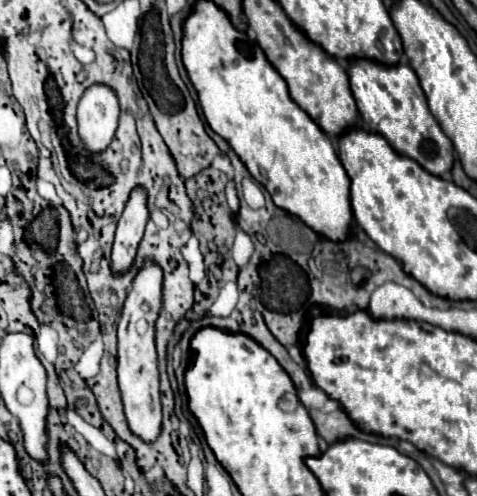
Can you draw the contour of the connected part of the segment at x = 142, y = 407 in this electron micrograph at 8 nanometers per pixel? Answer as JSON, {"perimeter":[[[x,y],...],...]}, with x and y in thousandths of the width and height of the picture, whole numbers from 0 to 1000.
{"perimeter":[[[302,524],[298,540],[277,565],[277,581],[260,605],[247,649],[247,774],[256,790],[260,831],[273,867],[306,891],[335,875],[340,823],[331,786],[331,722],[323,698],[323,653],[340,613],[340,540],[323,524]]]}

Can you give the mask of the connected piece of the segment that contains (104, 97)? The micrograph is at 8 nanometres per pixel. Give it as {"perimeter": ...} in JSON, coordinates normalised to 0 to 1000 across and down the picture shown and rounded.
{"perimeter":[[[193,169],[164,206],[164,262],[189,310],[226,298],[252,234],[247,194],[222,169]]]}

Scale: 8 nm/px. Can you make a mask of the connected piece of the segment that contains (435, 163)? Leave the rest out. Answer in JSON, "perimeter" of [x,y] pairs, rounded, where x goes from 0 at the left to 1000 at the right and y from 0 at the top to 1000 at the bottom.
{"perimeter":[[[738,121],[730,133],[730,153],[755,234],[776,266],[797,266],[797,274],[805,274],[813,290],[822,290],[822,298],[839,306],[839,315],[872,323],[910,355],[931,355],[948,343],[952,294],[906,234],[893,190],[881,177],[876,153],[860,133],[834,129],[809,137],[780,121]]]}

